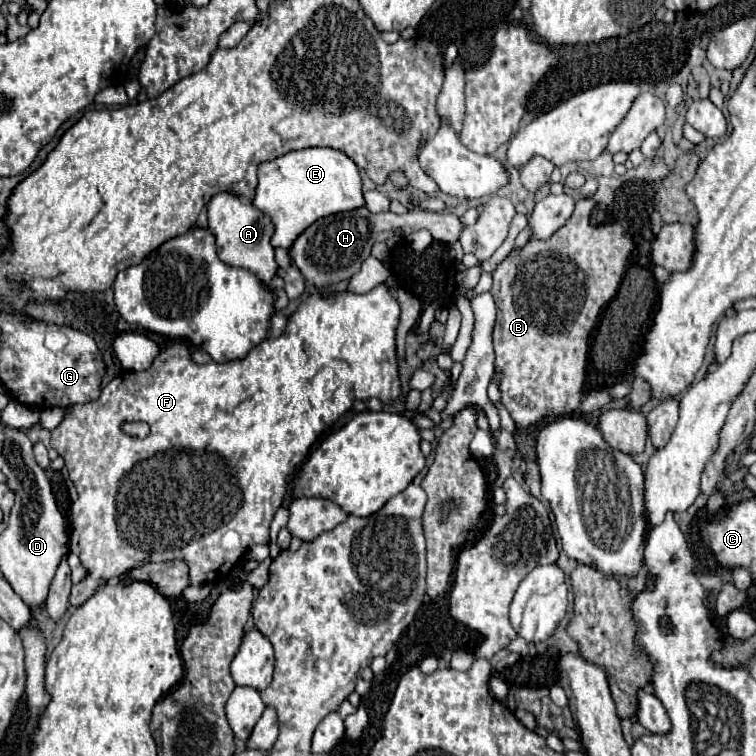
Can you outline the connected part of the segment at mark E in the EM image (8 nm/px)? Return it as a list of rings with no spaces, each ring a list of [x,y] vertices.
[[[311,147],[291,151],[259,167],[259,185],[253,199],[255,207],[271,215],[275,225],[273,245],[291,247],[291,243],[311,223],[331,213],[353,211],[365,205],[361,193],[361,175],[353,159],[331,147]]]

